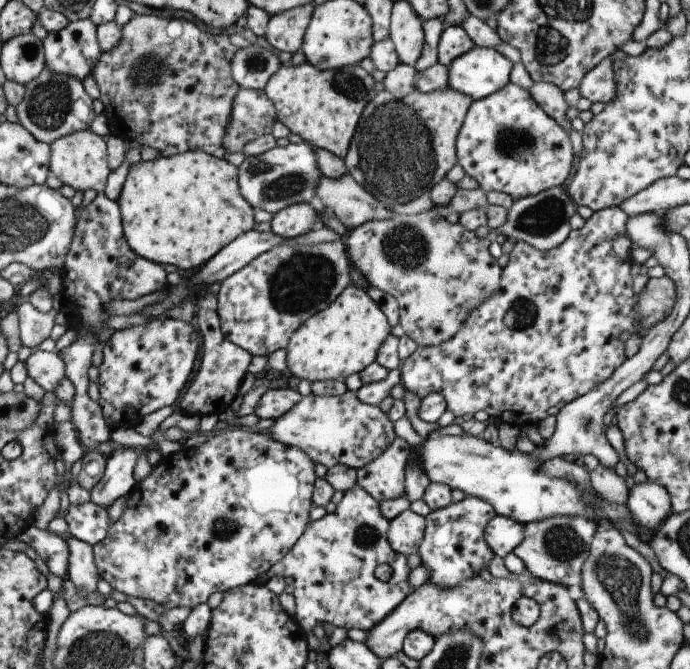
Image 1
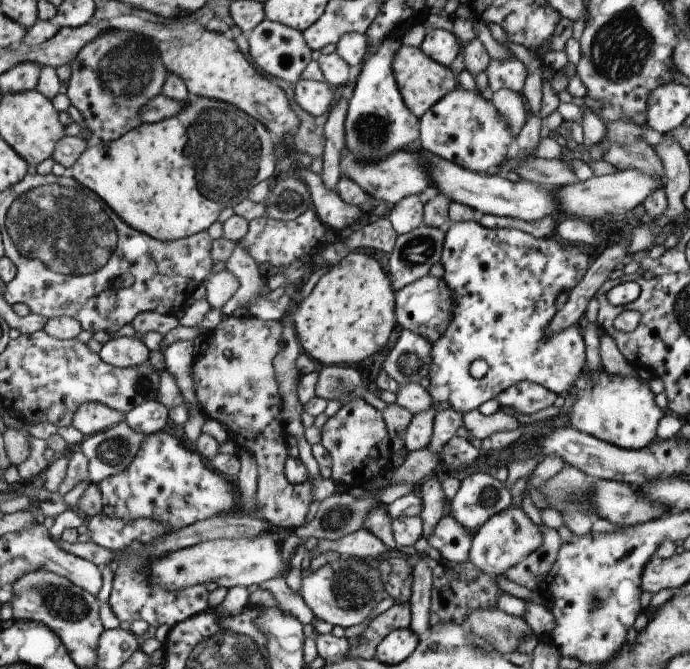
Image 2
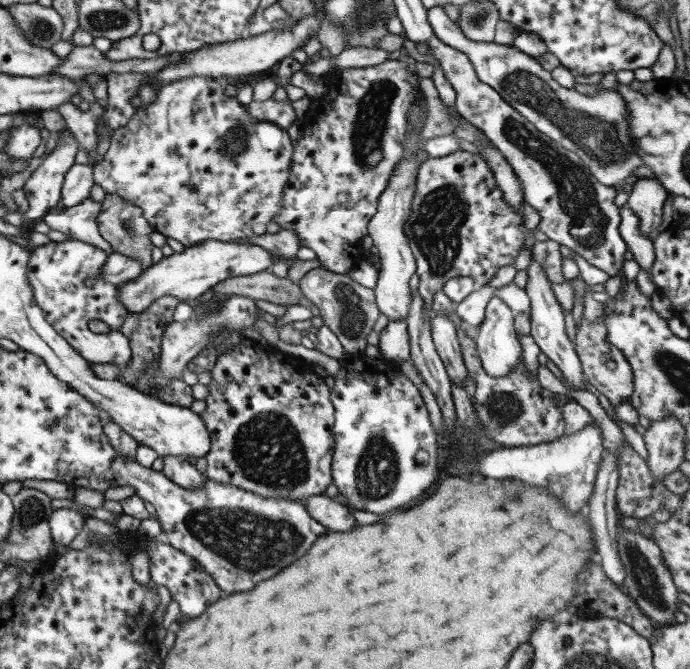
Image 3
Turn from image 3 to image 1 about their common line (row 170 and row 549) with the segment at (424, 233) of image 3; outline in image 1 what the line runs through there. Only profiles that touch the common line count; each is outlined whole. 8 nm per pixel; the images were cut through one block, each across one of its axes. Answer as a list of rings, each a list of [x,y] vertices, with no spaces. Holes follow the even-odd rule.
[[[464,496],[459,502],[429,512],[424,517],[425,529],[417,550],[420,566],[429,572],[427,581],[447,590],[465,581],[465,578],[476,576],[479,570],[487,569],[493,552],[483,540],[483,530],[493,516],[496,516],[493,508],[475,496]]]

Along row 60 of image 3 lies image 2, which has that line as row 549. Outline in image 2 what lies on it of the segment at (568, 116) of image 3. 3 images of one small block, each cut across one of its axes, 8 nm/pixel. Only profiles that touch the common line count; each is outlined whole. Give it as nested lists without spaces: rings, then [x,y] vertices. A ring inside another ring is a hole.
[[[518,503],[505,508],[503,512],[491,516],[472,536],[467,561],[477,570],[490,576],[503,574],[511,566],[515,566],[523,556],[531,554],[542,544],[541,527],[527,518]]]

